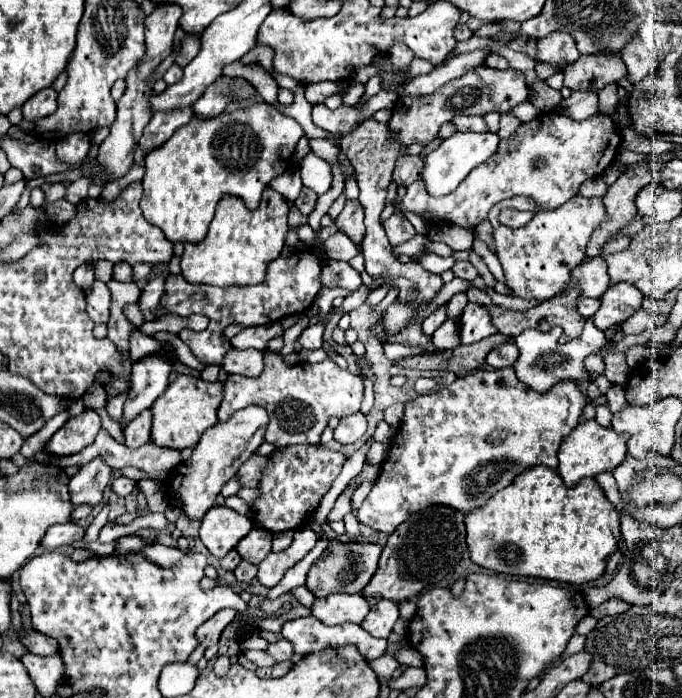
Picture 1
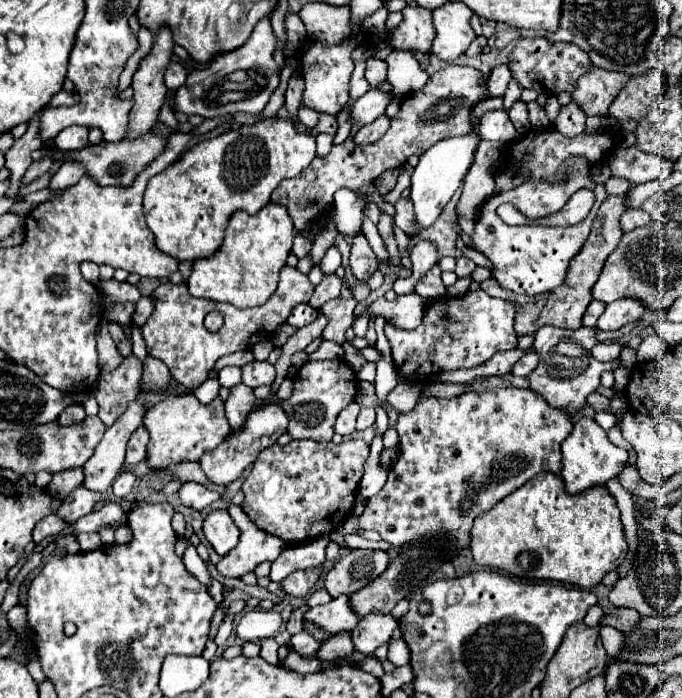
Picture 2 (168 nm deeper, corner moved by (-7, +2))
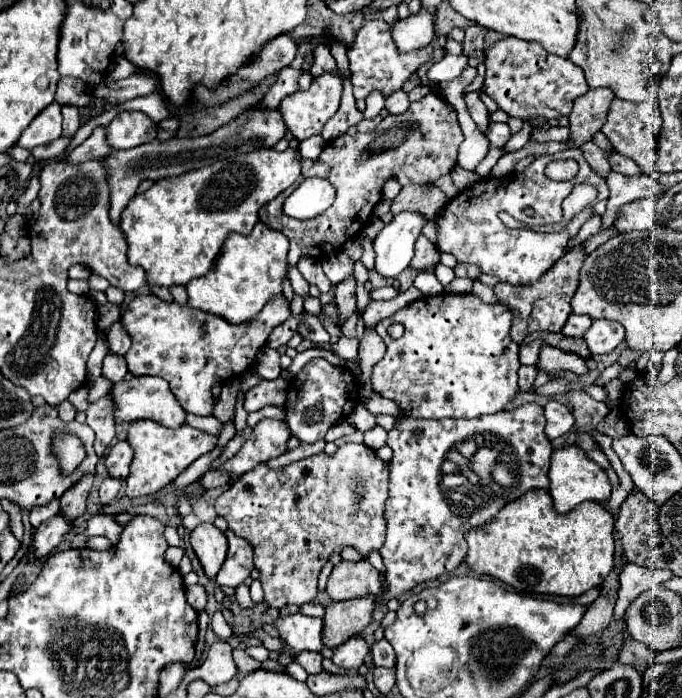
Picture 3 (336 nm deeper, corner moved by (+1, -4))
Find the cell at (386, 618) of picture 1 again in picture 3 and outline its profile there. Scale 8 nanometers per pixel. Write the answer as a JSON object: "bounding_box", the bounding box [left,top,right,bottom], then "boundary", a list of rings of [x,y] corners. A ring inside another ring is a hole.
{"bounding_box":[331,637,369,671],"boundary":[[[355,637],[335,647],[331,659],[335,665],[351,671],[351,669],[359,669],[367,655],[369,655],[369,643],[363,637]]]}

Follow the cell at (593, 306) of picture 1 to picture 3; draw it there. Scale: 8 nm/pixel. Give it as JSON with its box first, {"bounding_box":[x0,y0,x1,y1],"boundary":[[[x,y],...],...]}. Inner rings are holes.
{"bounding_box":[561,313,591,337],"boundary":[[[573,313],[569,319],[567,319],[567,323],[565,323],[565,327],[561,329],[561,333],[563,335],[567,335],[567,337],[583,337],[585,335],[585,331],[591,327],[591,317],[589,315],[577,315],[577,313]]]}

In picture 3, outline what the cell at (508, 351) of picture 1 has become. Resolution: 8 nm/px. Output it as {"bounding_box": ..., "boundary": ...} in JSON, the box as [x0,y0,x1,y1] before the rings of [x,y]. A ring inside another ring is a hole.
{"bounding_box":[519,365,535,391],"boundary":[[[521,365],[519,369],[519,389],[521,391],[533,391],[535,381],[535,367],[533,365]]]}

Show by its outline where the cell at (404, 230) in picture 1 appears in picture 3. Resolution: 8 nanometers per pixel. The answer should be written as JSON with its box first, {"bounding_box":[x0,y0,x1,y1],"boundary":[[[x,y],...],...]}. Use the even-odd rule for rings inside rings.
{"bounding_box":[391,185,449,221],"boundary":[[[413,185],[413,187],[403,187],[401,193],[393,199],[391,213],[397,215],[401,211],[419,211],[429,220],[435,221],[435,217],[439,217],[439,213],[445,209],[447,203],[449,199],[441,189],[435,187],[433,191],[429,191],[421,185]]]}

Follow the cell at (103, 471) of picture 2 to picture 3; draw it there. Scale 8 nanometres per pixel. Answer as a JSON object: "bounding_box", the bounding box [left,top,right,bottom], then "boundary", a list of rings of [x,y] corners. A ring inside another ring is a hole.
{"bounding_box":[61,473,95,519],"boundary":[[[87,473],[61,497],[61,511],[65,511],[69,519],[77,519],[85,513],[85,501],[93,489],[93,481],[95,481],[95,473]]]}

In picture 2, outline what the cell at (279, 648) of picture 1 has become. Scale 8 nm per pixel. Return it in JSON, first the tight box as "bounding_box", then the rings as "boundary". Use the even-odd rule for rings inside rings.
{"bounding_box":[291,631,321,657],"boundary":[[[301,631],[297,635],[291,635],[291,649],[303,657],[313,657],[319,651],[319,647],[321,647],[321,643],[311,633]]]}

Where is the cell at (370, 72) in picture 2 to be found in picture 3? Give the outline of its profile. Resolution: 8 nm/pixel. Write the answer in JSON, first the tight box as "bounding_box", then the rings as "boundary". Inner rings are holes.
{"bounding_box":[347,21,431,99],"boundary":[[[369,21],[359,29],[357,39],[351,43],[347,55],[349,55],[349,69],[353,81],[353,95],[355,99],[365,99],[375,89],[381,89],[385,95],[391,95],[393,91],[401,89],[403,83],[409,79],[409,75],[415,73],[417,67],[421,67],[425,61],[429,61],[431,45],[409,55],[399,55],[391,39],[391,25],[385,21]]]}

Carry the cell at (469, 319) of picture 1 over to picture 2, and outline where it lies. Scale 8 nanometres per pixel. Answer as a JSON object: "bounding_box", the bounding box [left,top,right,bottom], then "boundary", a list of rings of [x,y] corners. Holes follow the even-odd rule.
{"bounding_box":[385,291,517,383],"boundary":[[[467,291],[465,295],[443,295],[429,301],[419,327],[405,331],[391,321],[385,323],[385,335],[393,349],[393,361],[399,375],[411,381],[425,383],[443,371],[471,369],[483,365],[491,355],[517,347],[517,333],[513,329],[515,305],[505,299],[487,295],[485,291]]]}

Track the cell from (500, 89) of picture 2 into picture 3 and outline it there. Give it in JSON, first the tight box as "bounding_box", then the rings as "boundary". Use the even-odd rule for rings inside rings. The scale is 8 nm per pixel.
{"bounding_box":[465,91,489,135],"boundary":[[[471,91],[465,95],[465,103],[469,109],[469,115],[473,117],[473,121],[477,123],[479,131],[483,135],[487,135],[487,125],[489,125],[489,111],[485,107],[485,103],[481,101],[481,93],[479,91]]]}

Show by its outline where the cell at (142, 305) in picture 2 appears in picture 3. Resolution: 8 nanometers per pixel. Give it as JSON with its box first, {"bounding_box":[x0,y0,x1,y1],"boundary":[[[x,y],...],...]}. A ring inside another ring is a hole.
{"bounding_box":[107,323,131,355],"boundary":[[[115,323],[107,333],[107,343],[109,343],[109,351],[125,355],[131,347],[131,337],[121,323]]]}

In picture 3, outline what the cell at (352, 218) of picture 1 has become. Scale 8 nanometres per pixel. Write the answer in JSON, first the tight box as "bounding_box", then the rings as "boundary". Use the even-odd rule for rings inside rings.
{"bounding_box":[335,275,357,321],"boundary":[[[353,275],[347,277],[347,279],[343,279],[341,283],[335,285],[337,307],[339,307],[339,315],[341,315],[343,321],[357,309],[357,307],[355,307],[355,303],[357,303],[355,291],[357,291],[357,279],[355,279]]]}

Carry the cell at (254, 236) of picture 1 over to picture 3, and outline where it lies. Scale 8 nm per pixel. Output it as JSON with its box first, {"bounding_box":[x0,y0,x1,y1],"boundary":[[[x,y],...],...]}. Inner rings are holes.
{"bounding_box":[187,223,289,323],"boundary":[[[255,223],[249,235],[231,233],[213,263],[211,271],[203,277],[191,279],[187,289],[187,305],[219,315],[229,323],[243,323],[253,319],[263,305],[271,299],[271,295],[281,293],[283,277],[287,275],[287,251],[289,239],[281,235],[281,231],[267,227],[265,223]]]}

